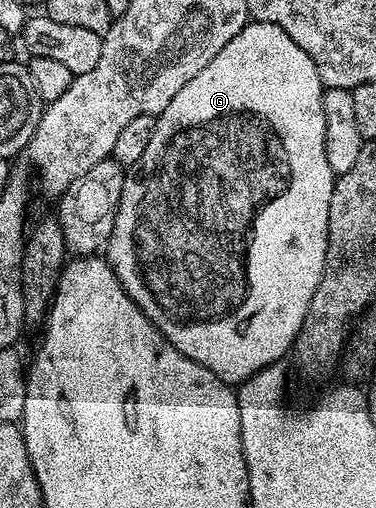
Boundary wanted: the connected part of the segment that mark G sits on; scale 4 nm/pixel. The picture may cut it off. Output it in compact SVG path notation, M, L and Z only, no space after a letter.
M251 20L180 91L176 91L176 99L168 103L163 113L157 114L156 131L152 131L152 139L148 139L148 148L140 155L138 162L127 172L124 183L124 195L120 197L120 207L116 213L116 223L112 227L112 235L106 244L104 256L114 268L114 274L120 279L124 291L144 311L146 318L162 332L188 359L211 369L221 381L231 387L237 387L252 375L256 375L264 367L277 365L282 356L289 354L294 348L294 340L302 326L304 315L308 311L308 303L312 303L312 295L322 278L326 266L328 251L328 203L332 203L332 187L336 174L328 167L326 154L326 124L324 123L324 86L316 71L316 63L280 27L272 23Z

